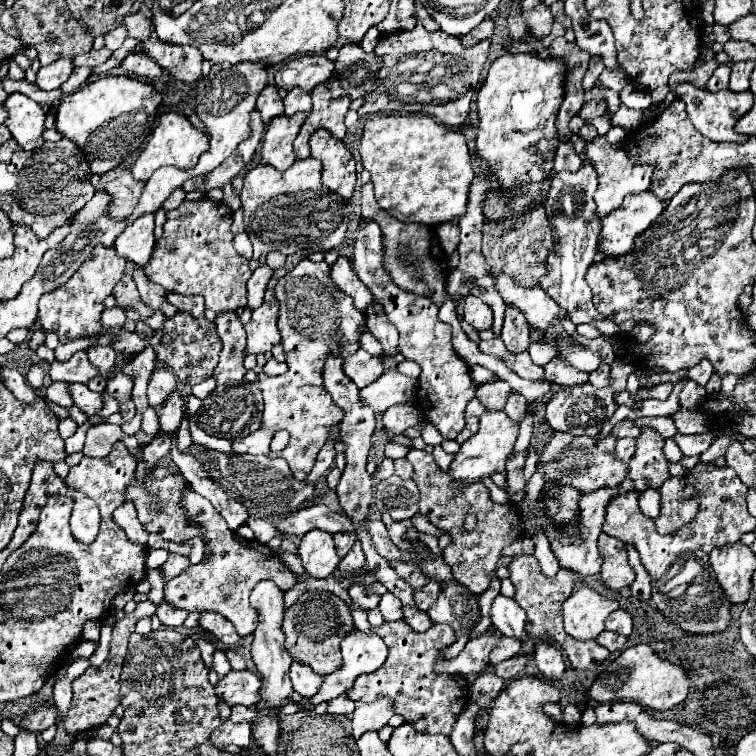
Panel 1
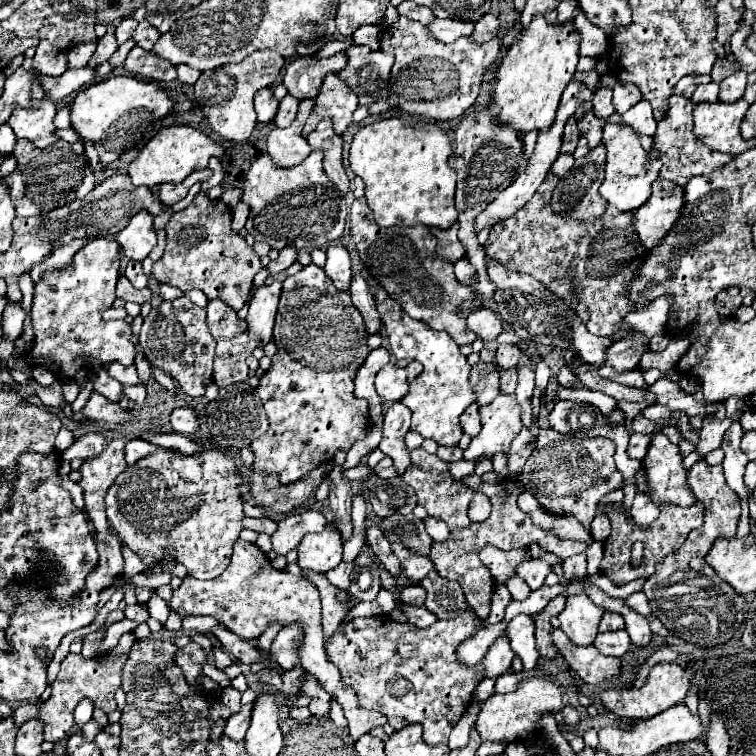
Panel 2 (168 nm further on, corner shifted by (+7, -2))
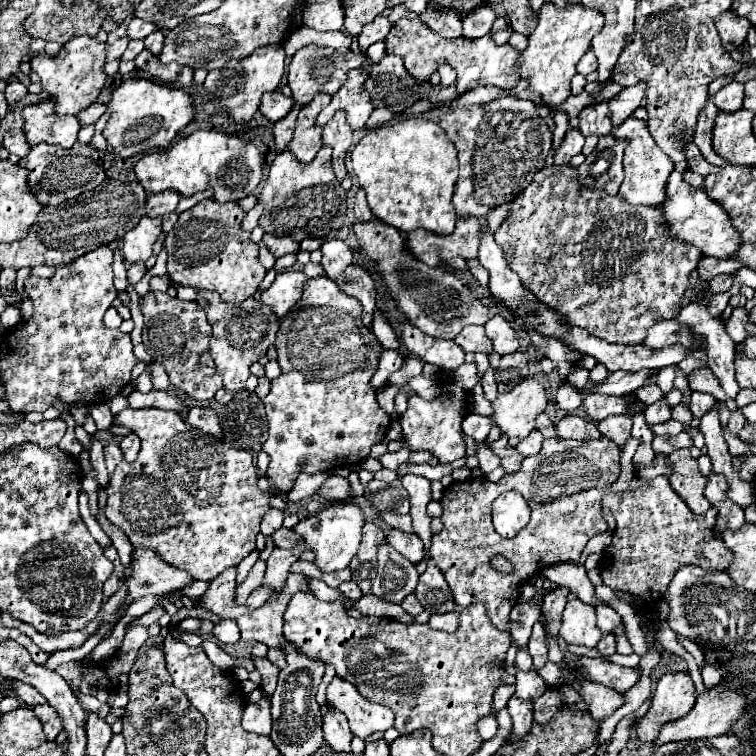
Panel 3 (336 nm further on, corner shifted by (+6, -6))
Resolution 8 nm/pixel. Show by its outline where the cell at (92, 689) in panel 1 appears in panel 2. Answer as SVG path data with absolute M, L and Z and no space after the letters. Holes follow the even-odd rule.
M123 634L119 644L111 652L107 652L107 656L85 660L81 654L69 653L69 656L61 662L61 670L59 670L55 682L51 684L51 688L53 688L51 698L43 706L39 706L39 712L37 712L37 706L31 706L31 704L23 704L21 708L17 708L15 710L17 724L23 724L27 718L31 720L31 716L41 716L41 720L45 720L45 732L43 732L45 740L57 744L57 742L67 740L71 736L71 732L73 732L73 710L75 710L79 700L91 698L95 702L95 708L101 708L107 714L113 712L117 708L115 690L121 686L123 664L127 662L133 644L135 644L135 636Z

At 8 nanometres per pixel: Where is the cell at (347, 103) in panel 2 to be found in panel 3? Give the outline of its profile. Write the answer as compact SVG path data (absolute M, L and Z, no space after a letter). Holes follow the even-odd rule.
M350 70L348 78L346 78L346 84L342 84L342 88L332 96L330 104L318 114L316 124L322 128L338 110L344 110L346 112L346 122L350 124L352 130L364 128L368 116L374 110L368 92L362 86L366 78L368 76L366 76L364 70Z

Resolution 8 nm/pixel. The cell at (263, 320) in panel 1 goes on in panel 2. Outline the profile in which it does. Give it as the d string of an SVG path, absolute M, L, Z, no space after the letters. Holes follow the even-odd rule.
M275 280L271 286L261 286L251 304L249 304L249 314L247 314L247 324L249 324L249 336L259 336L263 338L263 344L271 340L271 330L277 314L277 304L281 296L281 280Z

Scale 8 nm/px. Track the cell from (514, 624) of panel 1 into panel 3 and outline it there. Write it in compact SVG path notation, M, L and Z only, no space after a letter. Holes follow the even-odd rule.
M536 622L534 628L532 628L532 636L528 640L528 652L534 660L534 668L542 668L542 664L546 664L546 652L548 652L548 646L546 646L546 634L544 634L544 626L542 622Z

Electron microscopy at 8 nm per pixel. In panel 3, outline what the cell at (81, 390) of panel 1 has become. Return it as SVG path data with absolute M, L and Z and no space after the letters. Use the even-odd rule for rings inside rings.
M126 408L114 416L114 424L132 430L142 440L142 450L134 462L122 462L108 484L106 518L120 526L134 548L154 548L166 564L190 572L194 580L210 582L226 568L236 566L256 546L262 516L270 510L268 494L256 486L258 474L254 458L238 448L228 448L222 440L188 426L180 412Z

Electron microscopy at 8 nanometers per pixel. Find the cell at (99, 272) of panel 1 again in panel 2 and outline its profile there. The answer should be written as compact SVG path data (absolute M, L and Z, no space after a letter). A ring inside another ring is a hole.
M97 238L87 242L73 260L61 270L47 270L35 284L33 294L33 346L25 360L29 368L43 366L55 374L59 382L69 382L79 370L87 370L91 362L107 368L111 362L131 366L135 348L131 344L131 324L125 320L105 322L101 314L113 304L115 284L119 276L119 244L115 240ZM81 356L81 364L75 360Z

